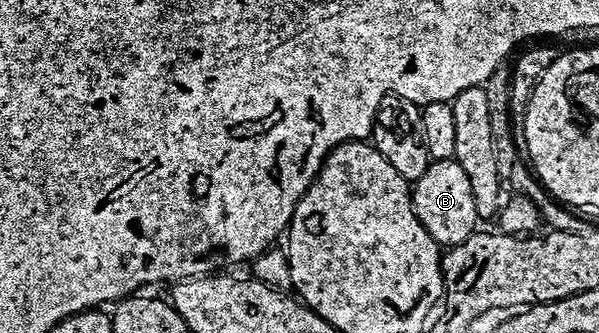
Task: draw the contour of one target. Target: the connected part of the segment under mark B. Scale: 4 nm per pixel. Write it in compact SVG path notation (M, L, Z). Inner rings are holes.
M432 160L425 174L413 181L411 205L425 230L429 230L440 246L465 242L465 238L476 231L477 217L473 206L473 189L469 187L469 174L461 170L456 160Z

